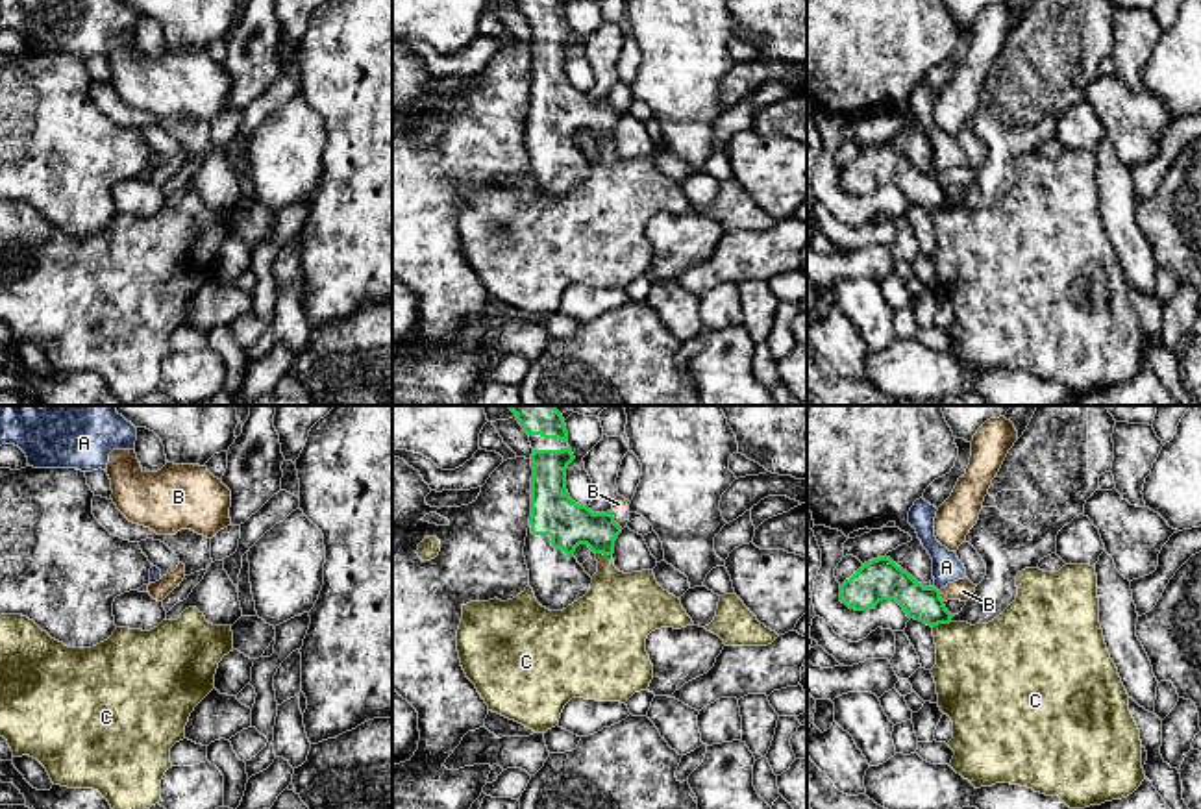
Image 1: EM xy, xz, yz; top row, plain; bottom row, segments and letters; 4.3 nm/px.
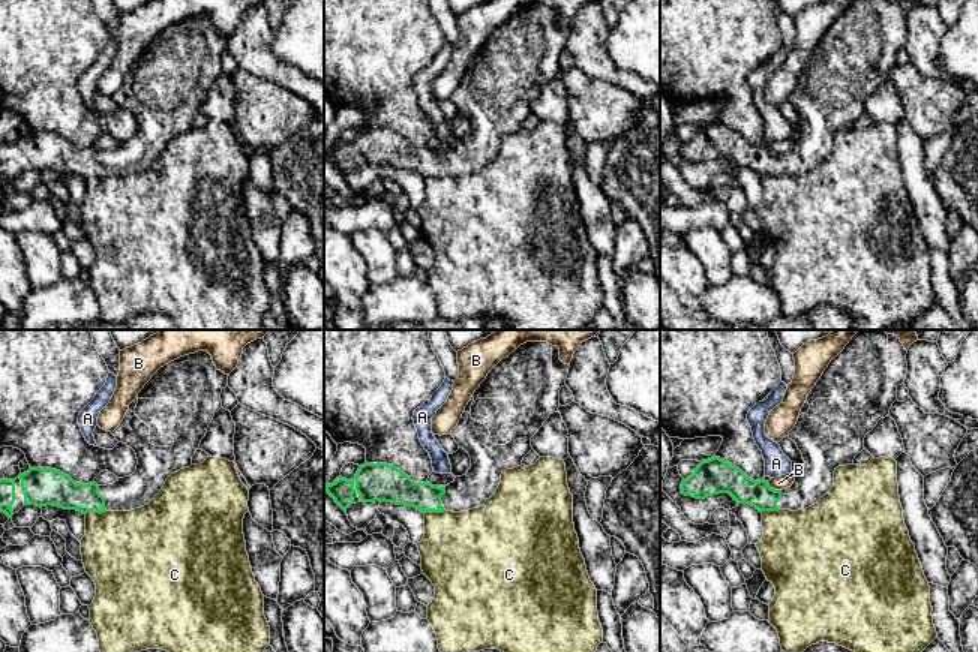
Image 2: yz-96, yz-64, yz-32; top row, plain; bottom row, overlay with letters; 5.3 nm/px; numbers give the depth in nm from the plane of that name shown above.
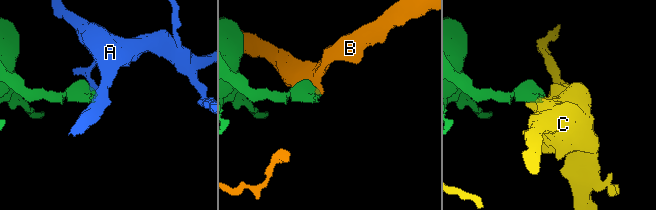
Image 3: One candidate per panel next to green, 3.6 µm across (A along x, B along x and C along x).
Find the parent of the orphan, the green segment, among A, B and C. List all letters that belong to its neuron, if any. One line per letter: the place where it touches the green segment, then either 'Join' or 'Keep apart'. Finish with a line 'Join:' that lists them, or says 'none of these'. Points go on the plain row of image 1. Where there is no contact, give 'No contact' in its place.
A: Touches green at yz (937, 174). Keep apart
B: Touches green at yz (939, 182). Keep apart
C: Touches green at yz (940, 208). Keep apart
Join: none of these

